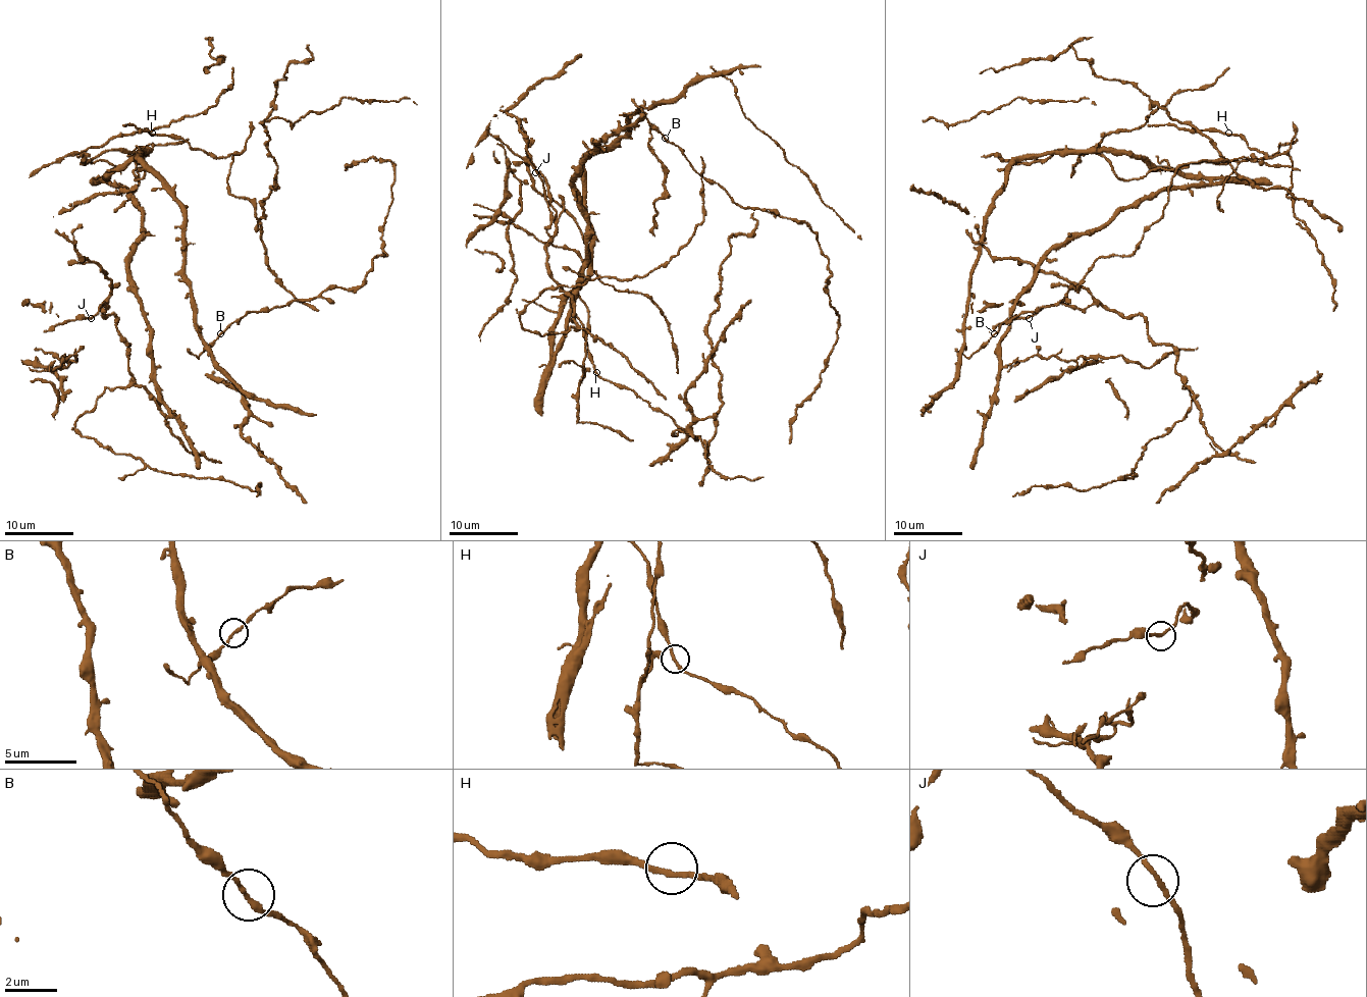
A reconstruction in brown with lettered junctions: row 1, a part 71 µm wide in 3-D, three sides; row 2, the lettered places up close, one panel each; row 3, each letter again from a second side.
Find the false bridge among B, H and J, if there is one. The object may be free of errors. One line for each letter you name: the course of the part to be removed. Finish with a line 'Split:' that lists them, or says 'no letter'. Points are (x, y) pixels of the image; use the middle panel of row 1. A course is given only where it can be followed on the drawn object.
Split: no letter

